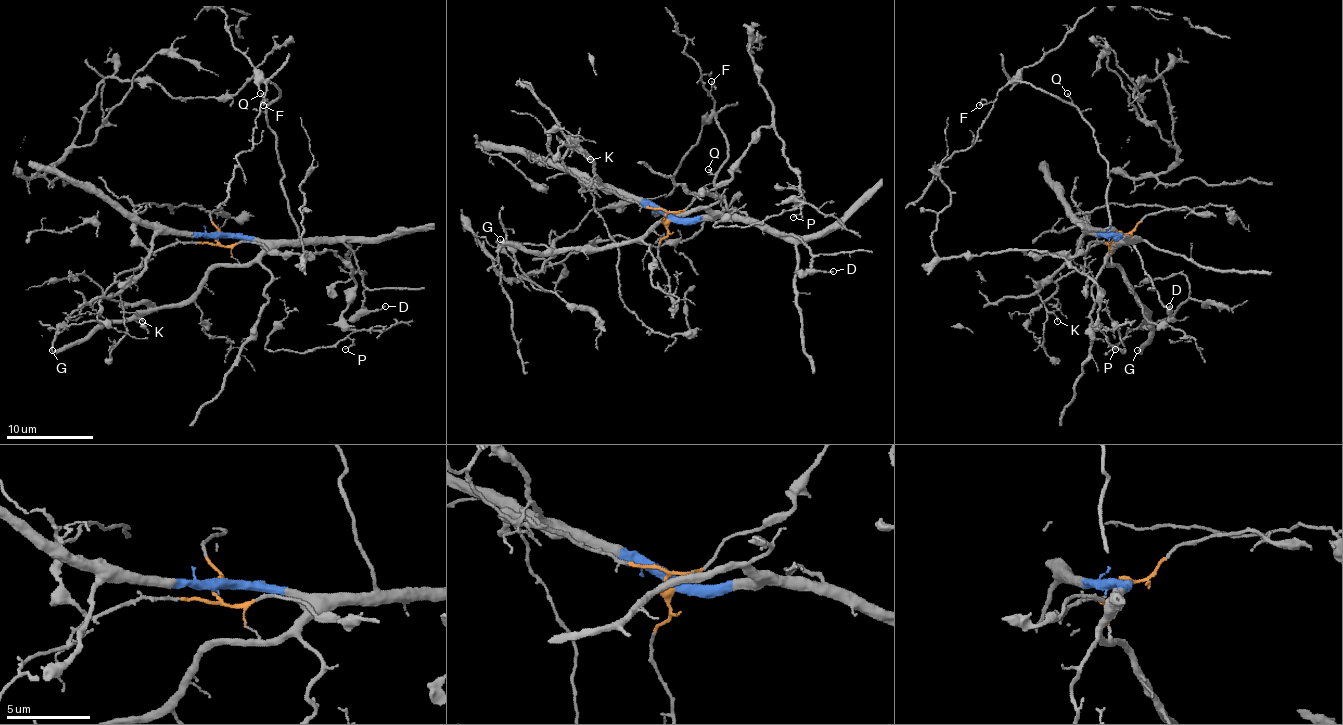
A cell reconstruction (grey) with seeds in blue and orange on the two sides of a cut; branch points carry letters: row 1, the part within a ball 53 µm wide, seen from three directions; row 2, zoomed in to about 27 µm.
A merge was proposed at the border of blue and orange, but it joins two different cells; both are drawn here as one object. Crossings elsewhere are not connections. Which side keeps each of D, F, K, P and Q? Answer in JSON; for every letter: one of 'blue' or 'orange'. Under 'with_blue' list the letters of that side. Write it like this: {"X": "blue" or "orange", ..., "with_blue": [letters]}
{"D": "blue", "F": "blue", "K": "blue", "P": "orange", "Q": "blue", "with_blue": ["D", "F", "K", "Q"]}

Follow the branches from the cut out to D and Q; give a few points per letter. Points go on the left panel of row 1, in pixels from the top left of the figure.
D: (220, 236), (338, 240), (355, 257), (362, 277), (364, 305), (368, 310), (385, 305)
Q: (220, 236), (299, 238), (281, 184), (281, 164), (273, 129), (260, 93)

